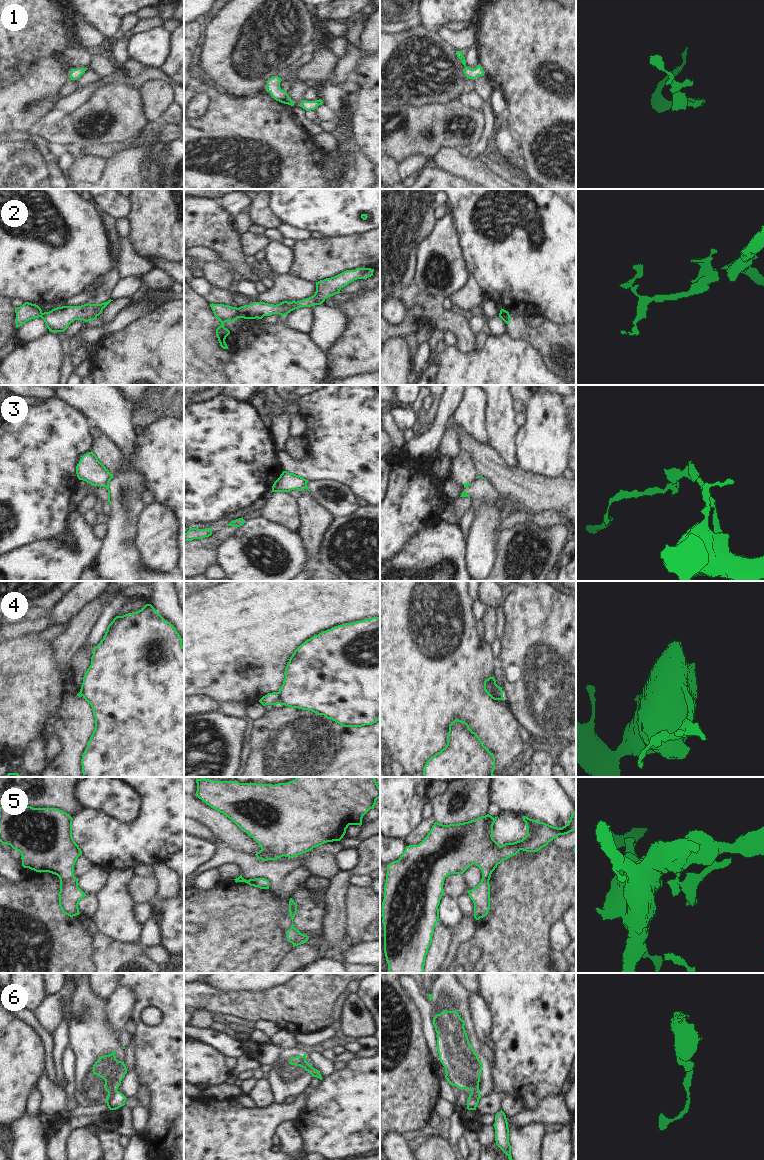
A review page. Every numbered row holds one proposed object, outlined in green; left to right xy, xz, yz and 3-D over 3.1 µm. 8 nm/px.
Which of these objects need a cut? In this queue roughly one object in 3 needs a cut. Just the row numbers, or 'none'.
2, 3, 4, 6

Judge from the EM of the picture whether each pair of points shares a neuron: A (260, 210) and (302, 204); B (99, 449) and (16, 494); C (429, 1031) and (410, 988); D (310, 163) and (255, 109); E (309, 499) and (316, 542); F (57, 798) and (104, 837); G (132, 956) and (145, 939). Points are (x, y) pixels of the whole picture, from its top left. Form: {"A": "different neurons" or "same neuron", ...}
{"A": "different neurons", "B": "different neurons", "C": "same neuron", "D": "same neuron", "E": "same neuron", "F": "different neurons", "G": "different neurons"}

